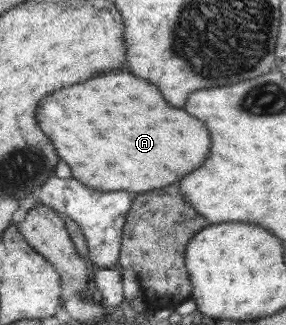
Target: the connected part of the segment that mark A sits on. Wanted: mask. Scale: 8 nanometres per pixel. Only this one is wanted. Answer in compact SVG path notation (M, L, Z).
M118 70L40 98L40 104L36 106L36 122L54 146L58 158L68 164L72 178L100 192L126 190L132 194L172 184L200 166L210 146L208 132L200 120L178 108L170 108L152 84Z

